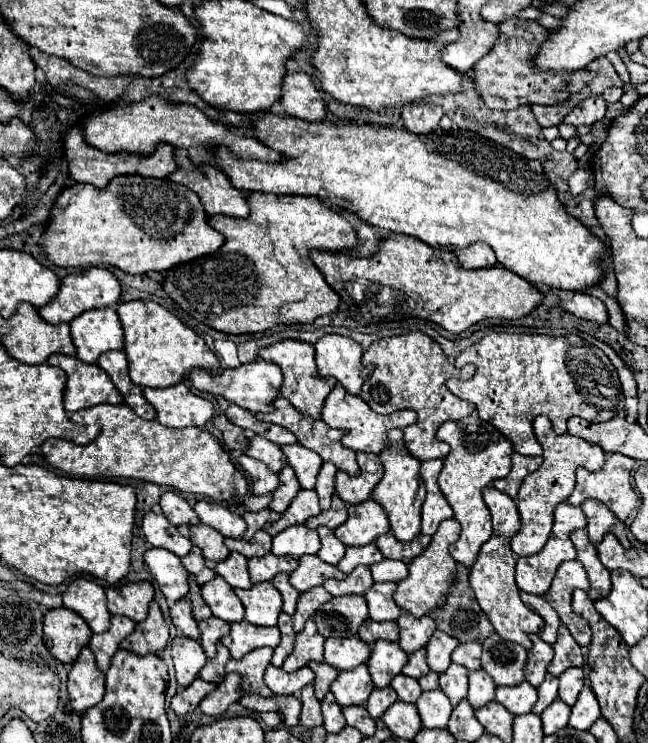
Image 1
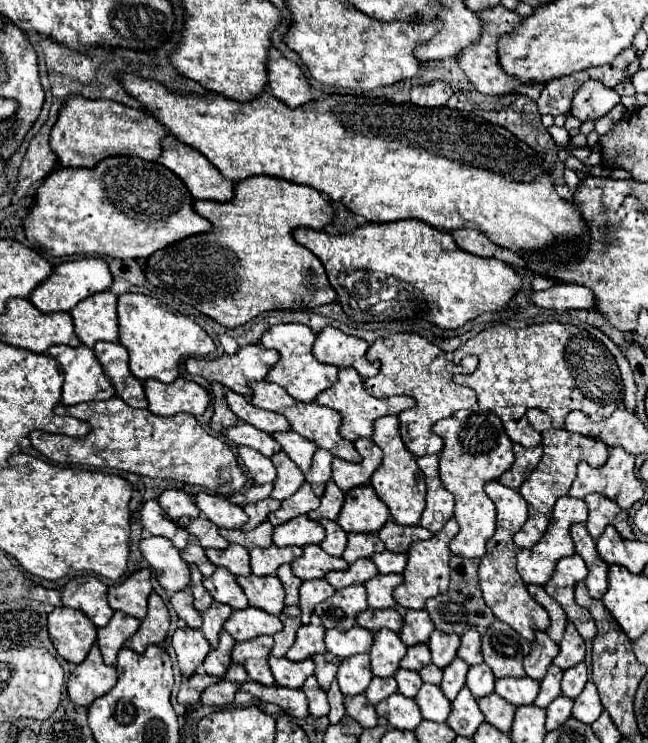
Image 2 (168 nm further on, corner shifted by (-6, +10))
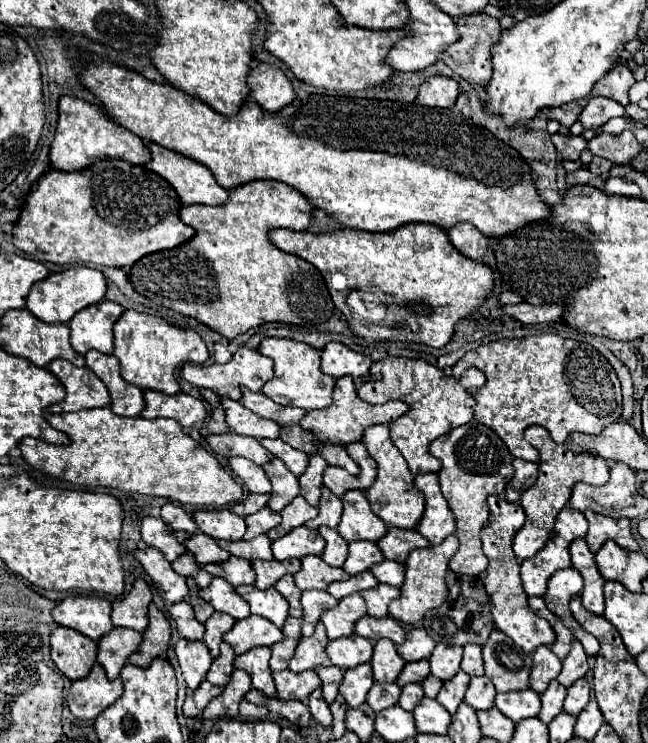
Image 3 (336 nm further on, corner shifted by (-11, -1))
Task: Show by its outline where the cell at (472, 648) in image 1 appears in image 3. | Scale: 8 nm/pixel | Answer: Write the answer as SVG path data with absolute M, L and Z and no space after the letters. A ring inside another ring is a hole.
M471 643L463 647L463 661L461 669L467 675L483 675L483 657L481 657L481 647Z

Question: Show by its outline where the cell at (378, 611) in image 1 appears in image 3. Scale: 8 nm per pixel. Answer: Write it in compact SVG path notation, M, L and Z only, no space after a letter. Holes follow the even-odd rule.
M379 583L375 589L367 589L361 593L367 605L367 615L371 617L387 617L387 605L399 597L399 589L391 585Z

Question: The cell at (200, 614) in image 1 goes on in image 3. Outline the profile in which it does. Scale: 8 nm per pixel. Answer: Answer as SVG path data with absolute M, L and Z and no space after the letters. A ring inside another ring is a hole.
M189 577L189 579L187 579L187 587L189 587L189 603L191 603L193 611L195 611L195 617L199 619L199 623L205 623L205 621L213 615L215 609L199 597L199 587L197 587L195 579Z

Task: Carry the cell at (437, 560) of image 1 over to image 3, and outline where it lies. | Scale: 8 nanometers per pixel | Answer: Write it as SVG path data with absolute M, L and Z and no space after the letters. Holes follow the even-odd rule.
M451 535L437 547L411 551L411 555L405 563L405 581L401 585L401 595L389 603L389 615L391 617L395 617L401 623L415 625L417 621L423 619L425 611L439 607L447 599L449 591L445 585L445 573L447 573L447 563L455 555L457 547L459 547L459 541L455 539L455 535Z

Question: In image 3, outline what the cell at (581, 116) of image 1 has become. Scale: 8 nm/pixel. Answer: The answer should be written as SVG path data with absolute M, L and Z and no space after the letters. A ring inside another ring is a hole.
M591 97L583 113L579 115L579 121L583 123L585 129L593 129L607 123L613 117L623 117L623 115L625 115L625 107L619 105L615 99Z

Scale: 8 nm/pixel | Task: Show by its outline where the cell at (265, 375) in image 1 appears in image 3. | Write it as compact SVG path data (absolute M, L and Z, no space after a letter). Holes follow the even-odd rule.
M239 347L237 353L233 355L233 359L225 365L217 365L217 363L213 363L213 365L191 365L191 363L187 363L187 365L183 365L179 375L181 375L181 379L187 379L195 387L211 389L219 397L229 397L229 399L239 401L241 399L241 387L249 387L251 391L261 391L261 387L273 375L273 363L271 363L271 359L261 355L259 351Z

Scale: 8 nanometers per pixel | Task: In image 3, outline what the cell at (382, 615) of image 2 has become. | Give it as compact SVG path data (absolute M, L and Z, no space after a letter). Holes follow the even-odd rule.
M365 615L363 619L359 619L355 623L355 633L361 635L361 637L367 637L371 641L377 641L377 639L391 639L395 645L401 645L405 641L405 631L401 629L401 625L393 619L393 617L381 617L381 619L375 619L375 617L369 617Z

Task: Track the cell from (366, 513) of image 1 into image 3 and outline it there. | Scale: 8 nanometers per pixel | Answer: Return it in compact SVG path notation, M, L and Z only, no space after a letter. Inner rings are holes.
M347 491L341 497L341 503L343 515L337 525L337 531L345 541L377 541L385 535L387 525L377 515L373 515L363 491Z

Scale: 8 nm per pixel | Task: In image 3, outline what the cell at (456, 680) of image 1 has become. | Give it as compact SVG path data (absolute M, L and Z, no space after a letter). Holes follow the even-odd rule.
M459 671L453 679L449 679L449 681L443 683L443 687L441 687L439 695L437 695L437 701L439 701L451 715L457 711L459 703L463 701L463 695L465 695L465 691L467 691L469 679L471 679L471 677L469 677L467 673Z

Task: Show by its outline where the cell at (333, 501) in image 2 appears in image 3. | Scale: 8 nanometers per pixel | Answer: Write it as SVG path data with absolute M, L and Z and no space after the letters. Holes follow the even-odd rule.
M323 487L317 509L319 509L319 515L315 519L307 521L305 525L309 529L317 529L321 525L327 525L327 527L335 529L339 519L341 519L341 501L339 501L339 497L335 497L327 487Z

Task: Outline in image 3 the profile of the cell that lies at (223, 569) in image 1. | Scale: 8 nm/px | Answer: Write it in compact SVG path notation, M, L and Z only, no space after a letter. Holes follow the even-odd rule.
M229 557L229 559L223 561L223 563L203 565L203 569L205 569L207 573L211 573L213 577L221 577L221 579L229 581L233 587L255 583L255 571L253 571L253 567L251 567L251 563L249 563L247 559Z

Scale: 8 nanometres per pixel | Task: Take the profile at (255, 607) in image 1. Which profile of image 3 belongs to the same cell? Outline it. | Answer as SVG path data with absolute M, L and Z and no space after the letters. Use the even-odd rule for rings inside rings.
M239 585L235 591L249 603L253 615L265 617L271 623L275 623L277 627L283 627L283 623L289 615L287 613L289 605L287 605L285 597L275 587L261 591L255 585Z

